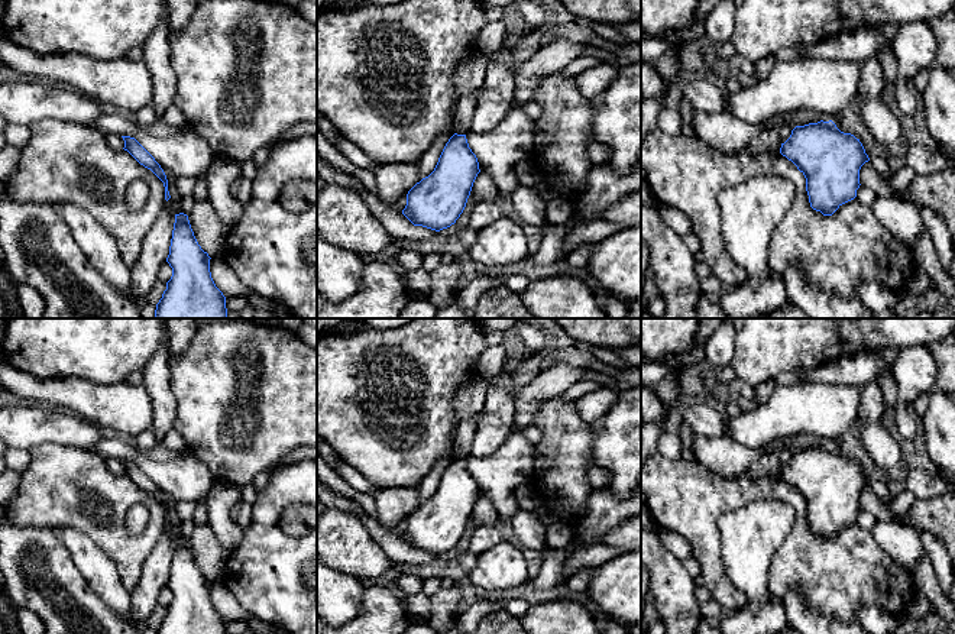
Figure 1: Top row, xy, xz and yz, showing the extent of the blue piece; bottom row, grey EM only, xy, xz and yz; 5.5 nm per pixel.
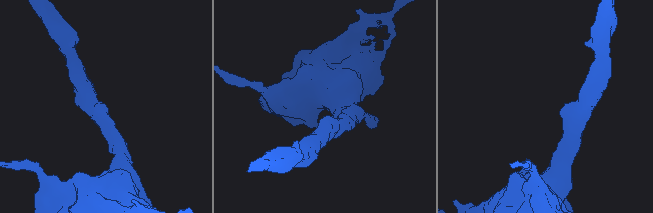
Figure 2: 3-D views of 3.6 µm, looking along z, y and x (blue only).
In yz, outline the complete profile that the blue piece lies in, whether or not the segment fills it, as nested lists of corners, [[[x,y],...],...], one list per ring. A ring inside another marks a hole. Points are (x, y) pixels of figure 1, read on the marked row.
[[[832,120],[796,126],[781,143],[780,153],[805,175],[810,207],[823,216],[832,216],[842,204],[857,197],[861,185],[860,169],[870,161],[860,139],[841,132]]]

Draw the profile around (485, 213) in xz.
[[[480,201],[473,204],[469,217],[469,227],[479,232],[489,227],[502,217],[502,210],[495,201]]]

